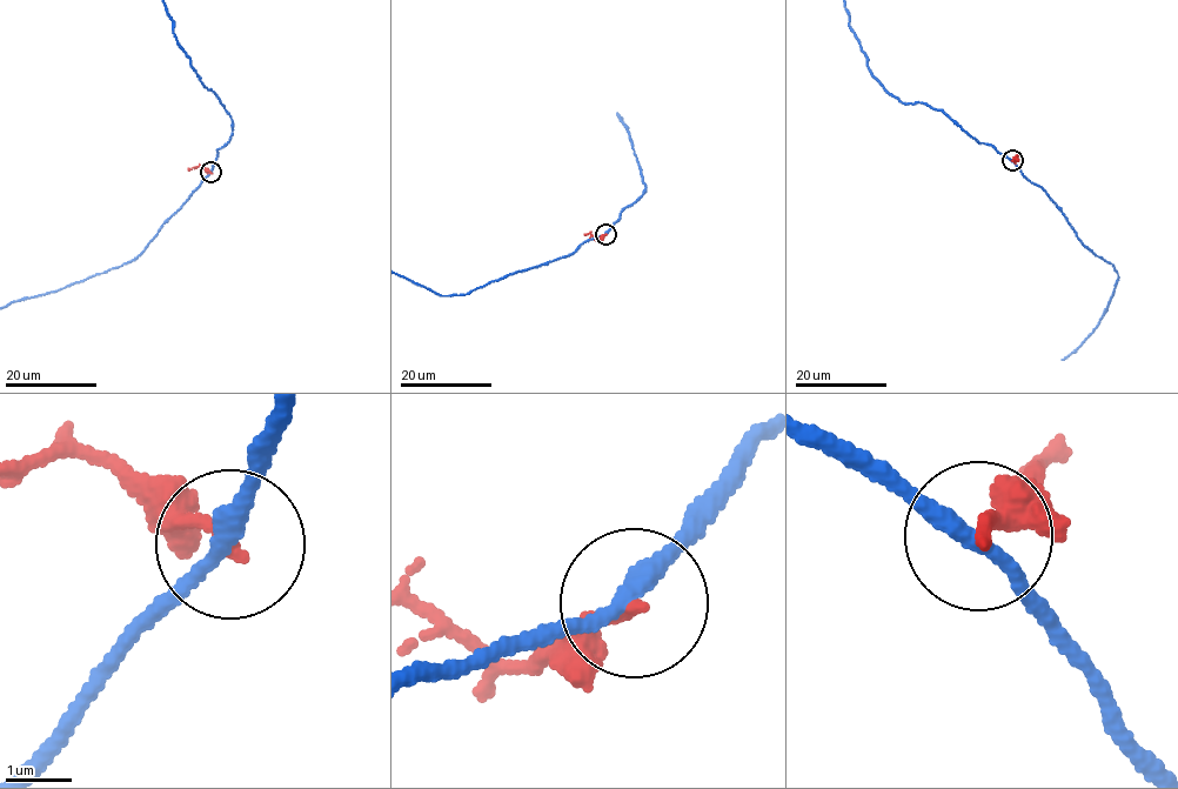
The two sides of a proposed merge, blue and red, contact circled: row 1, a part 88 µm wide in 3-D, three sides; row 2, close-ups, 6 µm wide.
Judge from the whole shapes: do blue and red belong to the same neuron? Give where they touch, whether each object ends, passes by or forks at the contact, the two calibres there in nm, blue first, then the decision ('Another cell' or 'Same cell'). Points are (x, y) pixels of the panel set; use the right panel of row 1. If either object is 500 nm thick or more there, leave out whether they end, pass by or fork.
Place: (1012, 160). At the ring blue passes by. At the ring red ends. Thickness 260 nm (blue) against 220 nm. Another cell

